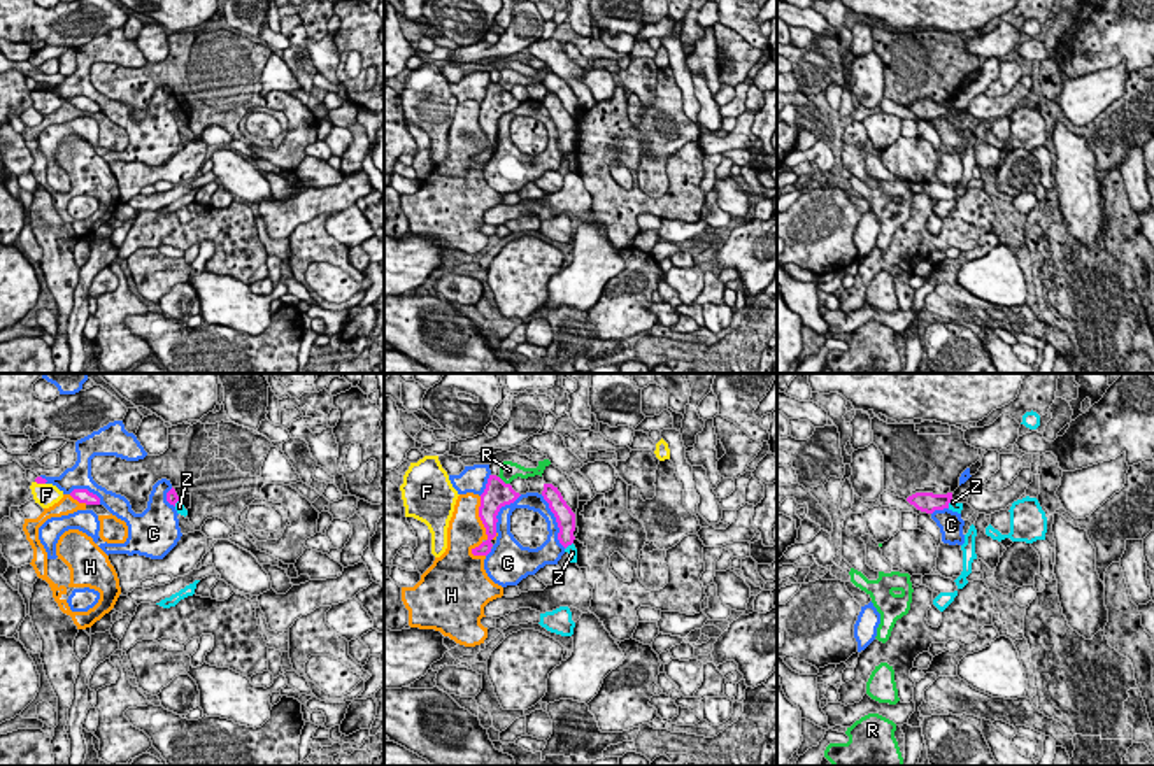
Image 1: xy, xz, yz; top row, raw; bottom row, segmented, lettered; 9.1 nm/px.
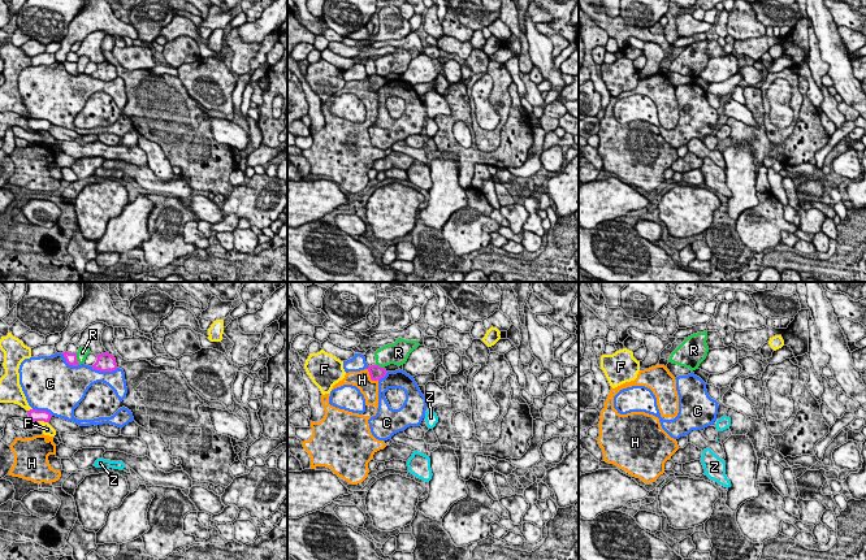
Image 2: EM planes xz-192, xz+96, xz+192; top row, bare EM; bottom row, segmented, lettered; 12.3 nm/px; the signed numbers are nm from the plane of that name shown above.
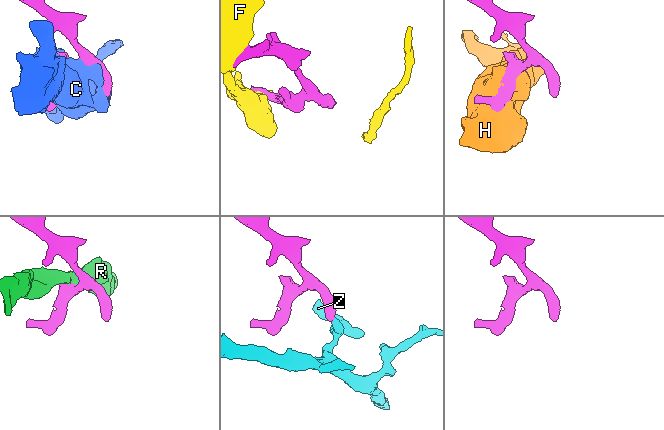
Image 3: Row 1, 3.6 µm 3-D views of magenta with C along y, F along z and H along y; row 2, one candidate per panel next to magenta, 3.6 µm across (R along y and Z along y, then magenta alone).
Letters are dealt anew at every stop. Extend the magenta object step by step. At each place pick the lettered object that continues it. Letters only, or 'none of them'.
none of them

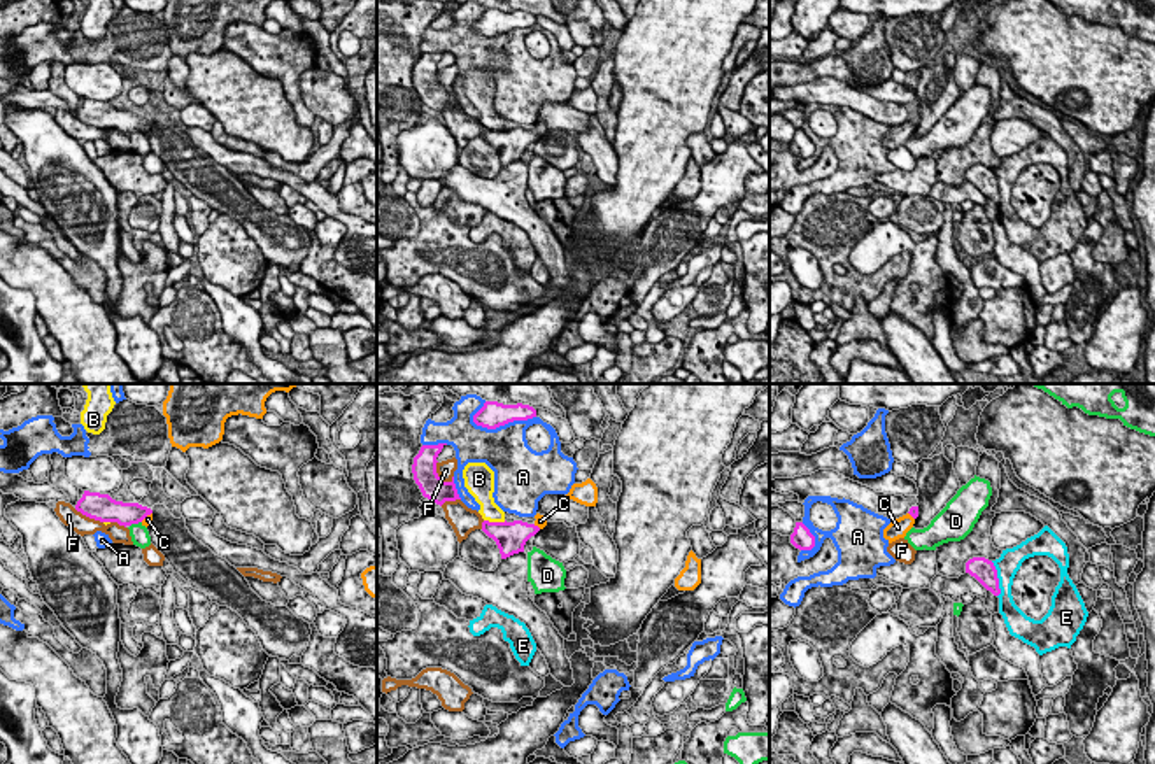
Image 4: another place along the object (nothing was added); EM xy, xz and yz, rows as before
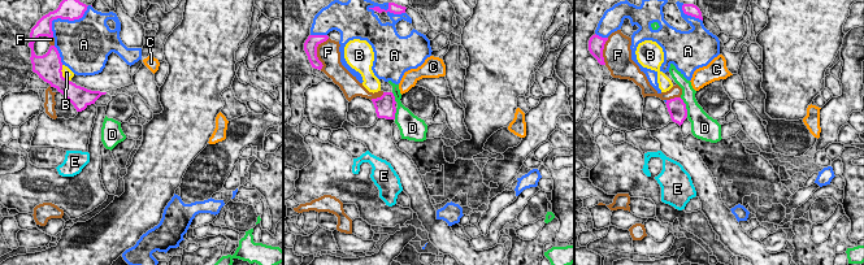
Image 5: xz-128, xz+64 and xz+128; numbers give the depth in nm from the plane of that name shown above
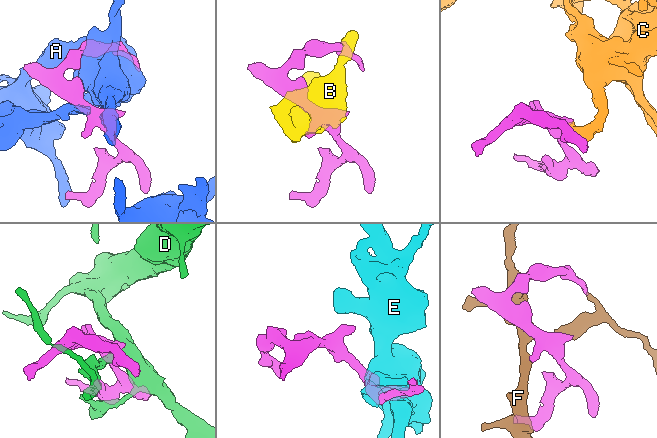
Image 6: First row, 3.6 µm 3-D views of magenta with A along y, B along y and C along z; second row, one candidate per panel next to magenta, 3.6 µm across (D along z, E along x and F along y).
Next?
C

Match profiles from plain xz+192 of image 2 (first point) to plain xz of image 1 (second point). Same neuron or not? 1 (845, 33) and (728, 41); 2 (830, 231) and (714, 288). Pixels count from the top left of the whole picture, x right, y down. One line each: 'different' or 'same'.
1: same
2: same

